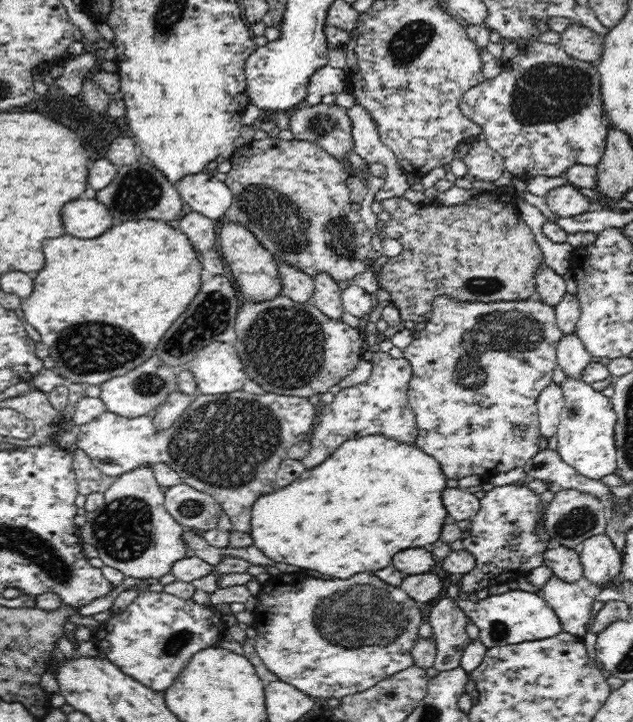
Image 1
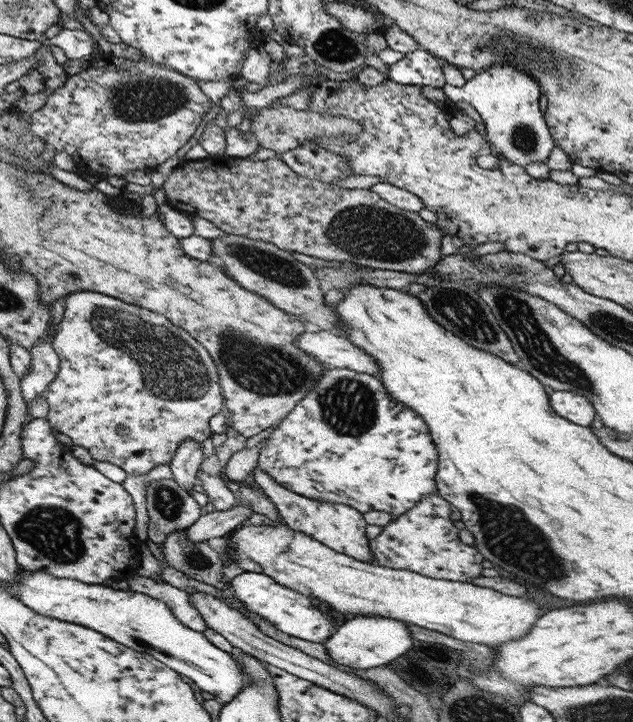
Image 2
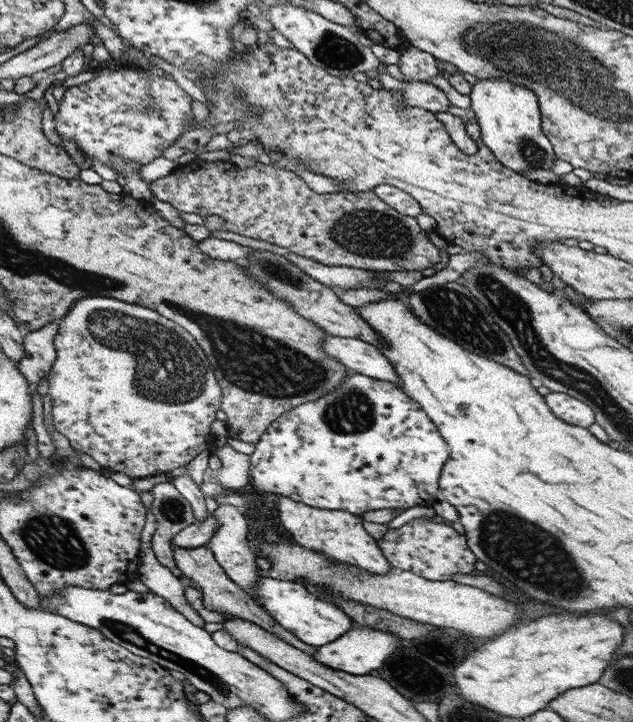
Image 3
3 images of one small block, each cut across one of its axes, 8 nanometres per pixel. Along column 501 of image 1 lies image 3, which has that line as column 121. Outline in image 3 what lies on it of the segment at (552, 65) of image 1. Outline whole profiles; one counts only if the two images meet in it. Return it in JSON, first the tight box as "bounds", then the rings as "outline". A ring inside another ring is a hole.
{"bounds":[53,61,192,168],"outline":[[[111,61],[101,63],[95,78],[82,84],[67,87],[58,102],[58,112],[53,116],[55,131],[74,142],[87,158],[97,158],[111,168],[114,158],[137,161],[140,165],[151,162],[162,151],[180,140],[182,129],[190,118],[192,98],[179,88],[171,76],[156,76],[147,69],[136,66],[117,68]]]}

